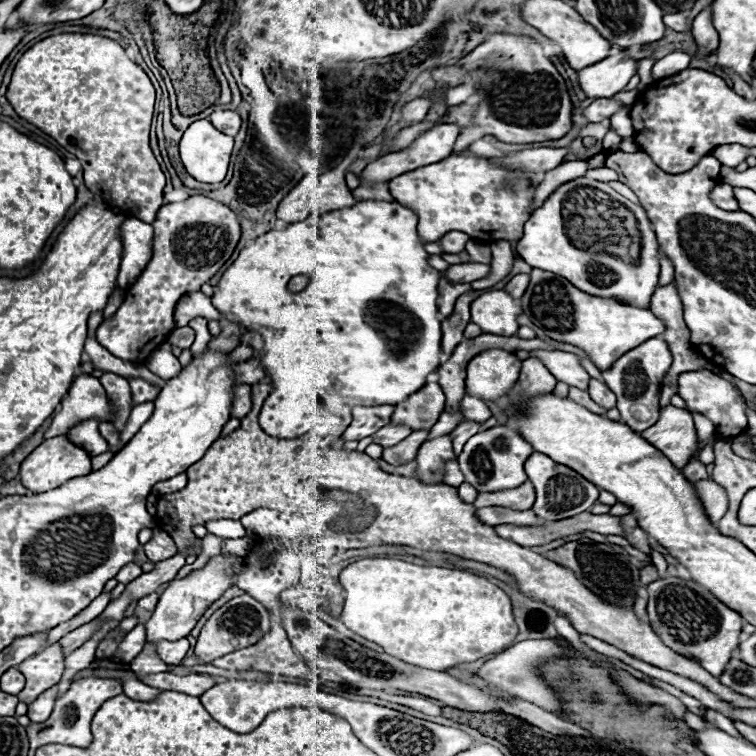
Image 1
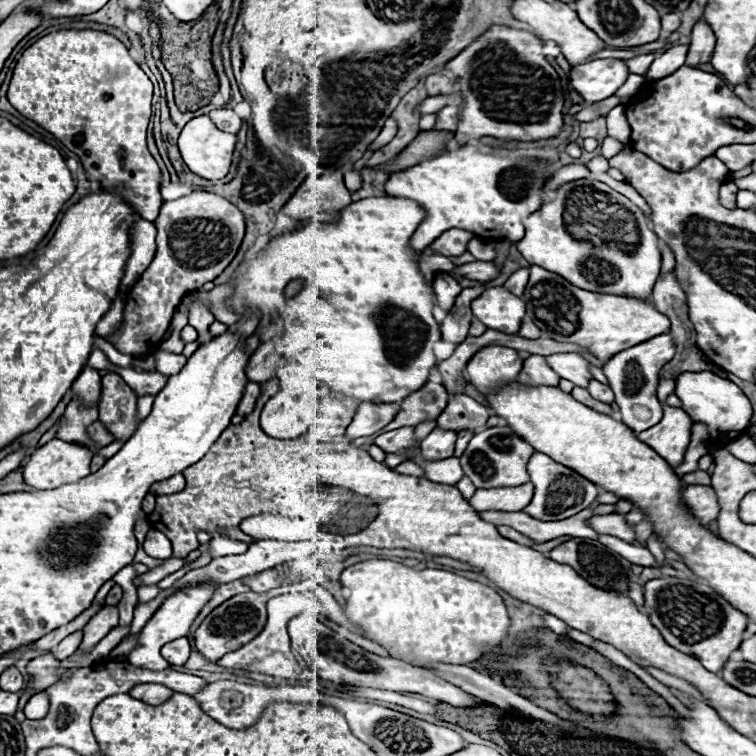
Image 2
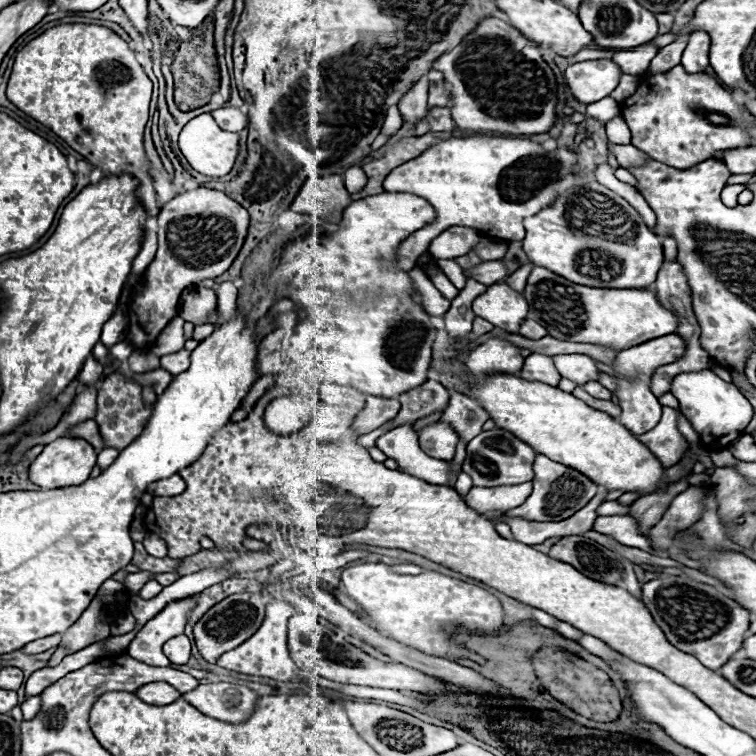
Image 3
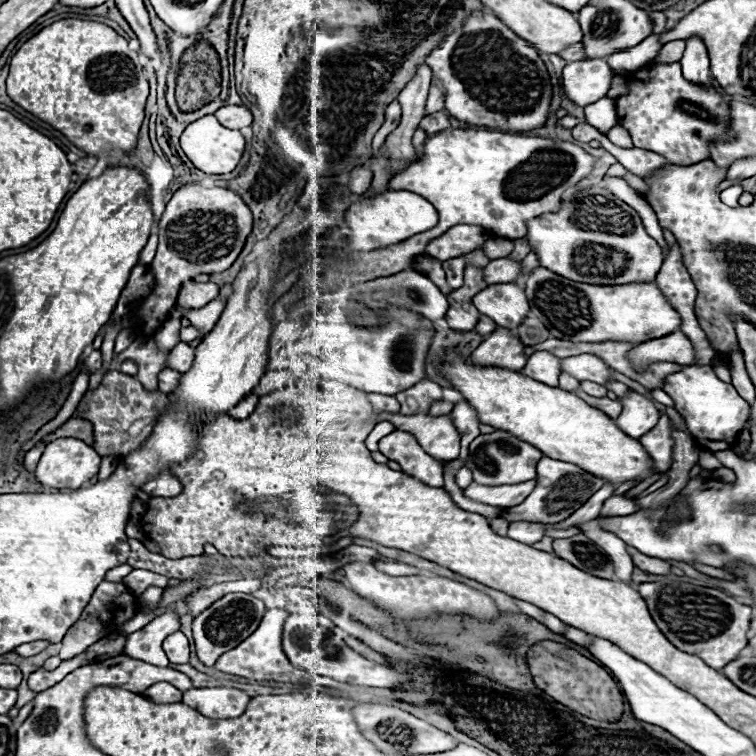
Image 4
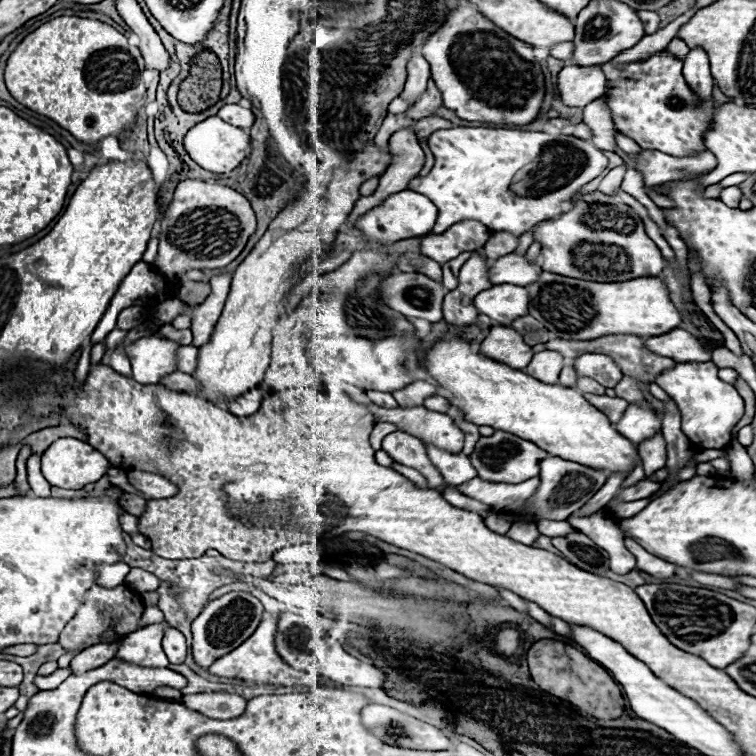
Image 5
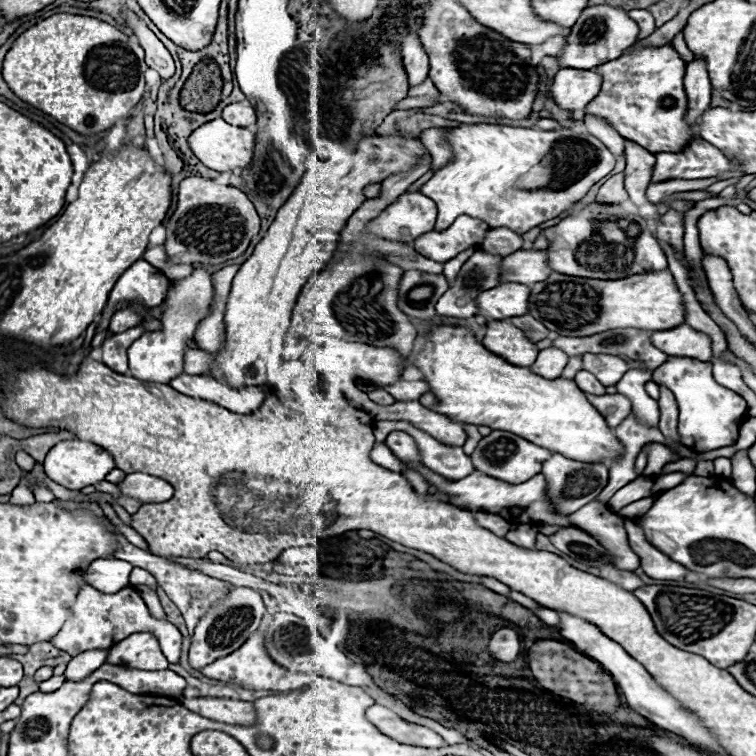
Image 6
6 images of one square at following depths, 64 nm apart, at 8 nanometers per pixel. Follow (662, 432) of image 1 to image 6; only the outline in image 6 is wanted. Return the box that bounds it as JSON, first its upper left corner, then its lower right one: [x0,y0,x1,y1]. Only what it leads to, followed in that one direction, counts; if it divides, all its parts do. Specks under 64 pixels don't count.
[642,442,672,478]

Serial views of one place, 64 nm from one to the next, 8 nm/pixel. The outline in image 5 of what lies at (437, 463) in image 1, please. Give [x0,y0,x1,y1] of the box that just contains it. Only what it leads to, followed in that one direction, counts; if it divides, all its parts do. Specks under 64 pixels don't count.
[348,386,464,452]

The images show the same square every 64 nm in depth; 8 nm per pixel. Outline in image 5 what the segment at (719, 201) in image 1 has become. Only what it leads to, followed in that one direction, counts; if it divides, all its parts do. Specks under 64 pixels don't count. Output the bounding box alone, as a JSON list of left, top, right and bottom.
[720,186,742,208]

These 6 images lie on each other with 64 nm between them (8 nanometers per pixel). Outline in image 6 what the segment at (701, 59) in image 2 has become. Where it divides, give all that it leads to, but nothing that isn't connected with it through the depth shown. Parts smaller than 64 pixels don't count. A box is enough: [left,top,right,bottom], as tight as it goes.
[684,58,710,122]

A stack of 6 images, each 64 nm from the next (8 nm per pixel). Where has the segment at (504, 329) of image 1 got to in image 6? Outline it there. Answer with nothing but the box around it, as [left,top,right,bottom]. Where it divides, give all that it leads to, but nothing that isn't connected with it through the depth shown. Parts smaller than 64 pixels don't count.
[476,282,530,320]

